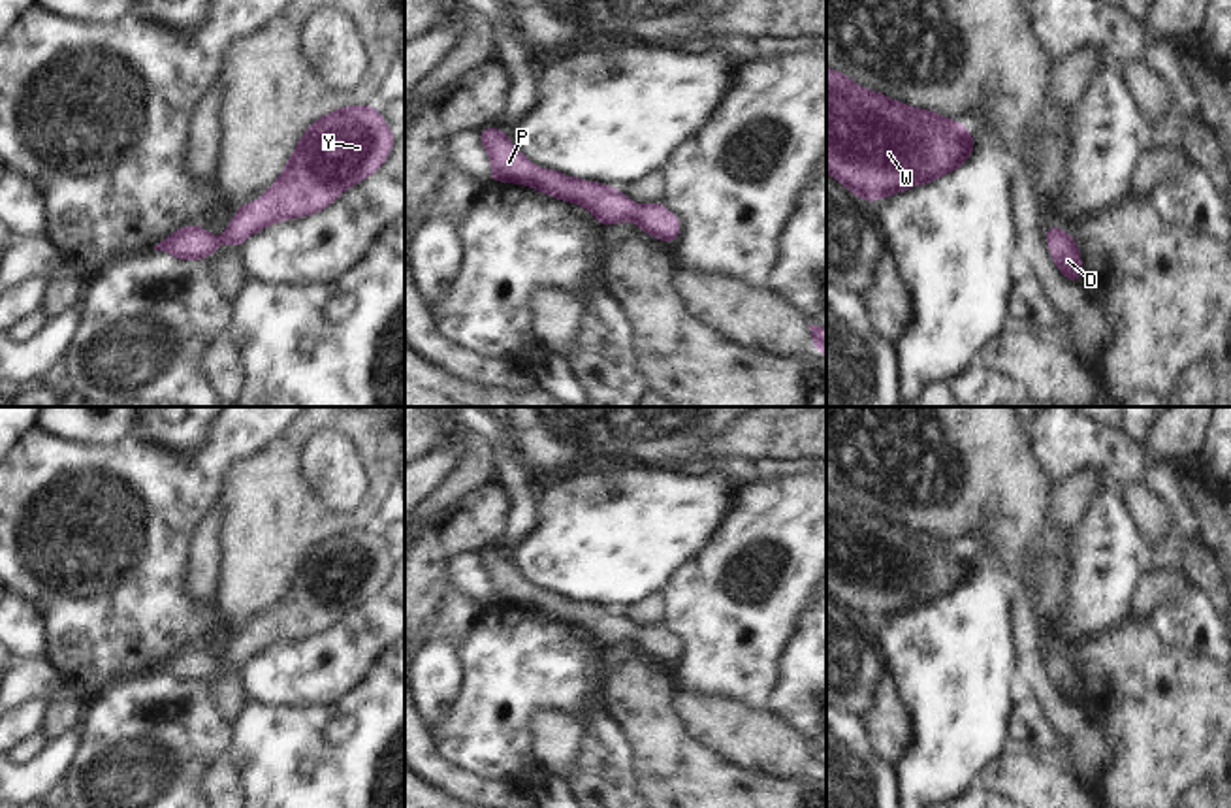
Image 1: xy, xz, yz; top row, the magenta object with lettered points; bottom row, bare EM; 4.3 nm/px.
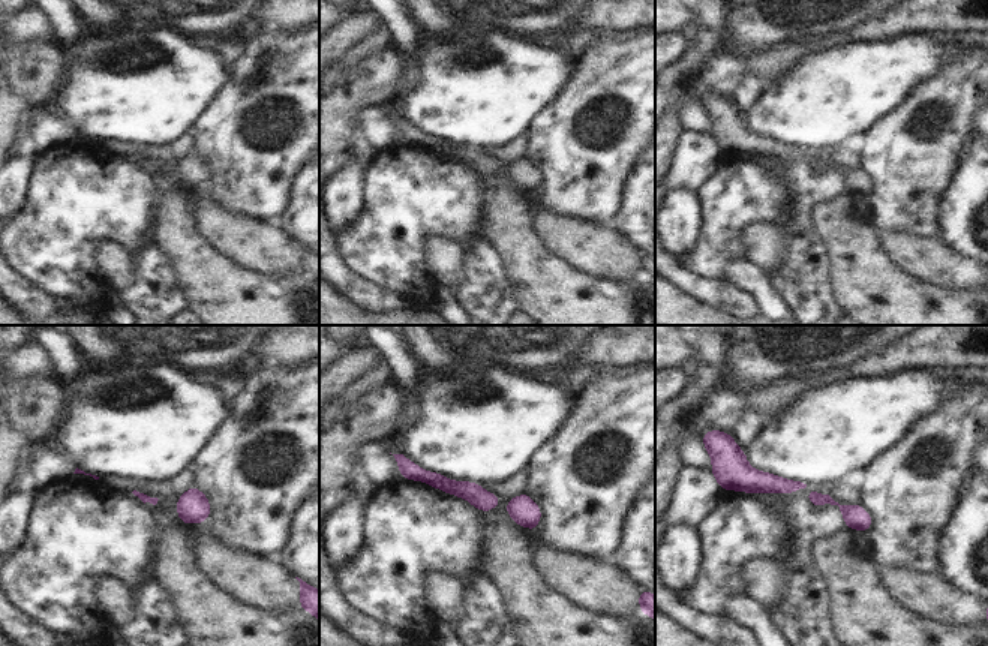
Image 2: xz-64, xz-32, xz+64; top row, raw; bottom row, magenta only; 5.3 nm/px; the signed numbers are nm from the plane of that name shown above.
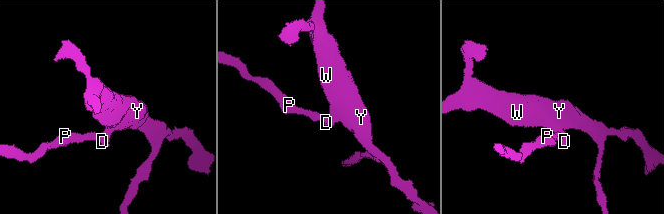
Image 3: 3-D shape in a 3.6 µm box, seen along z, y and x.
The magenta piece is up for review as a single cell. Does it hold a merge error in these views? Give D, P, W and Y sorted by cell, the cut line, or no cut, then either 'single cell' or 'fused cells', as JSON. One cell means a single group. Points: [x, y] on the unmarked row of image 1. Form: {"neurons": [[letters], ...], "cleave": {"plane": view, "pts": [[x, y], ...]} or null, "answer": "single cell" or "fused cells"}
{"neurons": [["D", "P", "W", "Y"]], "cleave": null, "answer": "single cell"}

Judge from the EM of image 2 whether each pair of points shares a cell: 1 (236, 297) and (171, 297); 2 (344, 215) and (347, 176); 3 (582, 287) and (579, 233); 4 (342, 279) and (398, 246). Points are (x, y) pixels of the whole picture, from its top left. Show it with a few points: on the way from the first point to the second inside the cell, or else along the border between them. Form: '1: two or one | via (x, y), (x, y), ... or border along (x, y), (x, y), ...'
1: two | border along (170, 266), (177, 285), (185, 293), (188, 308)
2: one | via (344, 206), (344, 189), (347, 185)
3: two | border along (552, 252), (583, 273), (615, 282)
4: two | border along (336, 240), (341, 261), (356, 275), (383, 290)

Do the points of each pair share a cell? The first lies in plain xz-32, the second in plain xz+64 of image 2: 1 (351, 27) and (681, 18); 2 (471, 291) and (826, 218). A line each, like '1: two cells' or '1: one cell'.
1: two cells
2: two cells

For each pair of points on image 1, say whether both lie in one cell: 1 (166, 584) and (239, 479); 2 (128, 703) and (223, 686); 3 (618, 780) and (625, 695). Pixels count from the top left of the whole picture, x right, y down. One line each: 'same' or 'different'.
1: different
2: different
3: different

